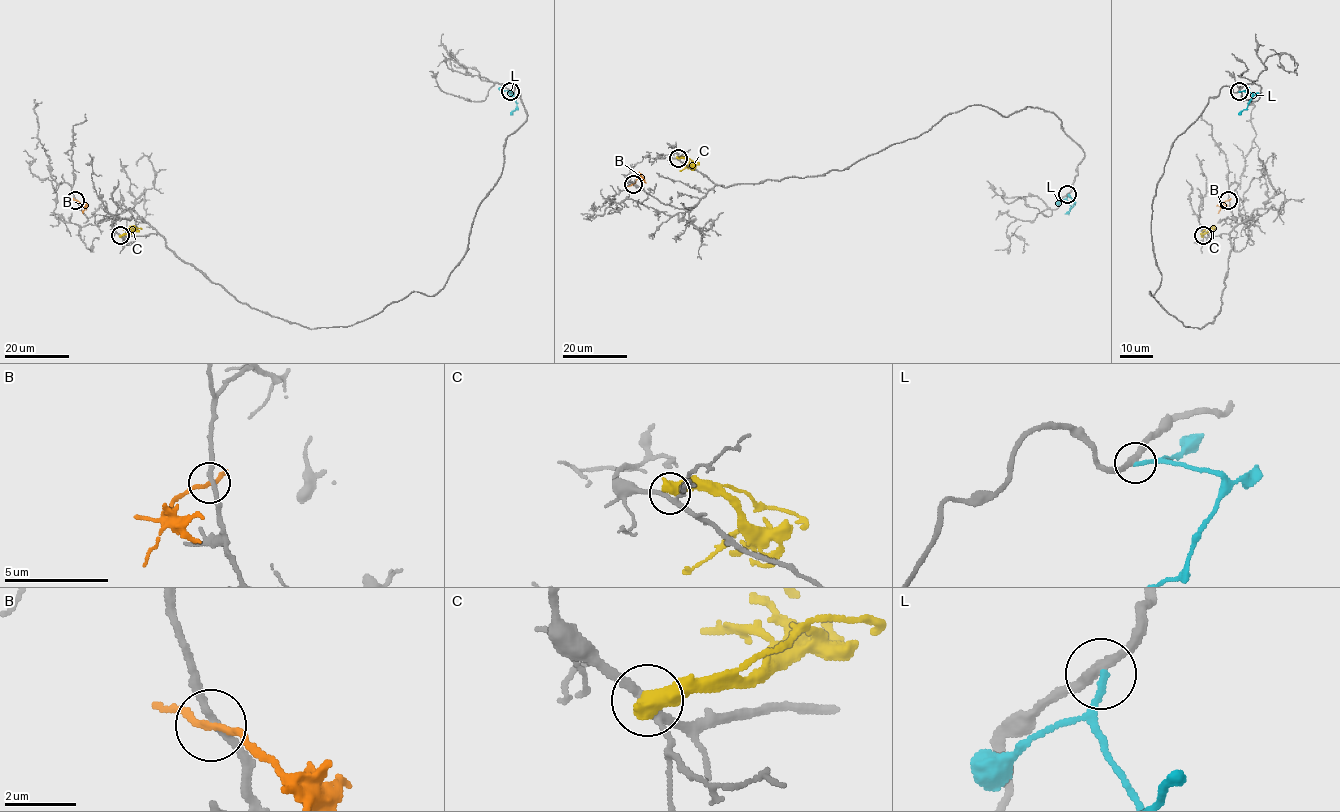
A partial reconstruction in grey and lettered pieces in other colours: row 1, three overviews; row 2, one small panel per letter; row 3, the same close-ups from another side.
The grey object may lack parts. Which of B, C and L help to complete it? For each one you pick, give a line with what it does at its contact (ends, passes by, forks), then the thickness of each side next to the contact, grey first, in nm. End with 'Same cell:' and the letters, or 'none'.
Same cell: none

